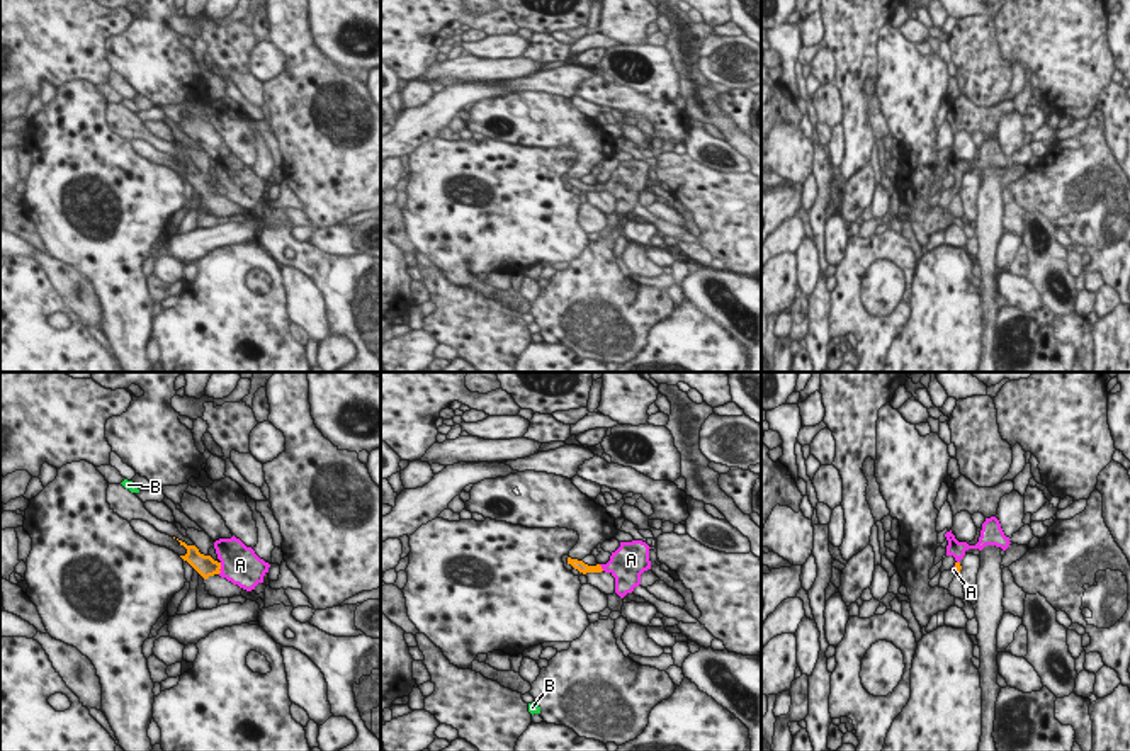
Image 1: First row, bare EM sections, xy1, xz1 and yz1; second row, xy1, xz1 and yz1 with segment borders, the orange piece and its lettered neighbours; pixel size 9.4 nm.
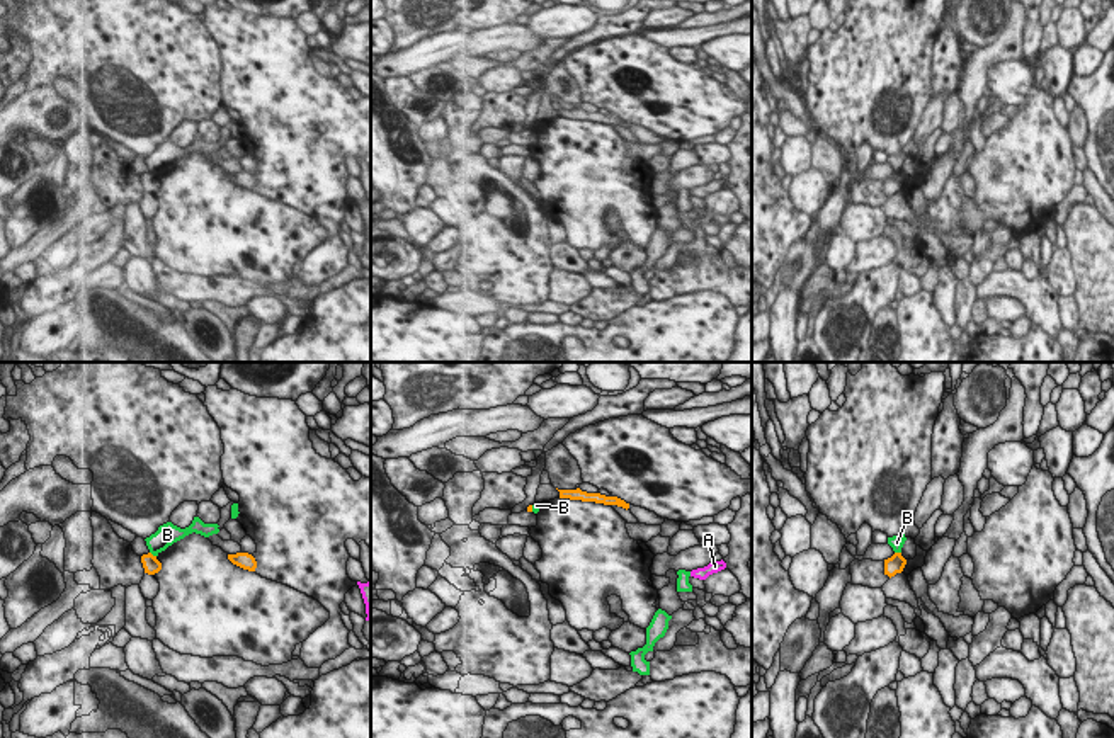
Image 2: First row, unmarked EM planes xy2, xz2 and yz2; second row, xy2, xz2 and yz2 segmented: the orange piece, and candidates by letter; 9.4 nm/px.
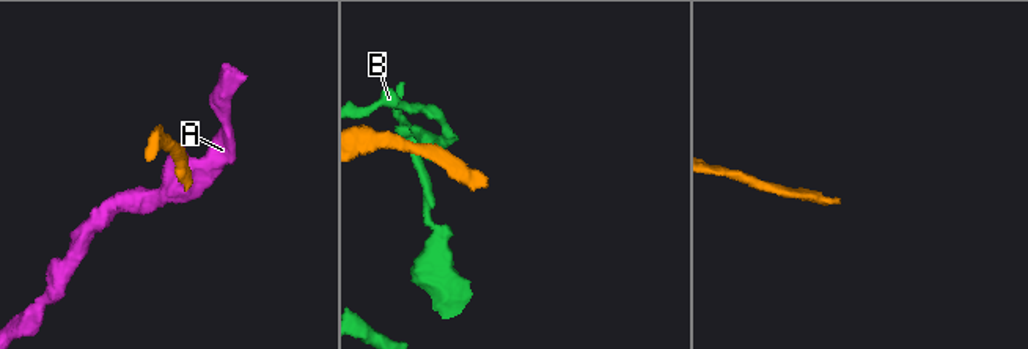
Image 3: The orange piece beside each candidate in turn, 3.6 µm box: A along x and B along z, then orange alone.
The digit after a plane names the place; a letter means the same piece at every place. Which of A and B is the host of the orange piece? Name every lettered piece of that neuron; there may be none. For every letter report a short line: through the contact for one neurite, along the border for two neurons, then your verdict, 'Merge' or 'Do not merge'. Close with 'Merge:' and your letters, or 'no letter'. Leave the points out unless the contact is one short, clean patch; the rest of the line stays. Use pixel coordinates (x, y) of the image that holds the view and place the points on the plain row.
A: Line: xy1 (206, 186), (220, 187), (240, 184). Merge
B: Line: xy2 (150, 170), (155, 175). Do not merge
Merge: A.

